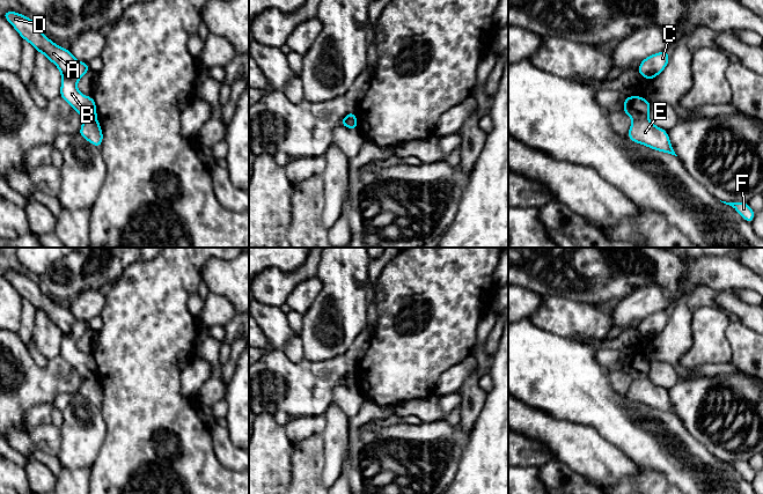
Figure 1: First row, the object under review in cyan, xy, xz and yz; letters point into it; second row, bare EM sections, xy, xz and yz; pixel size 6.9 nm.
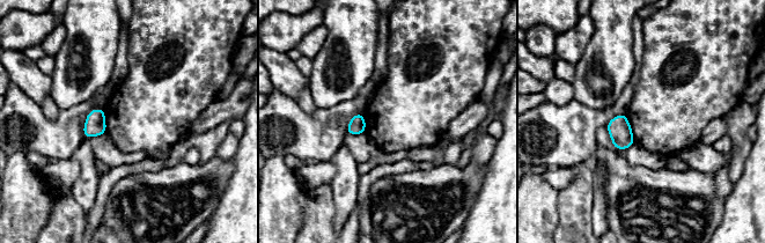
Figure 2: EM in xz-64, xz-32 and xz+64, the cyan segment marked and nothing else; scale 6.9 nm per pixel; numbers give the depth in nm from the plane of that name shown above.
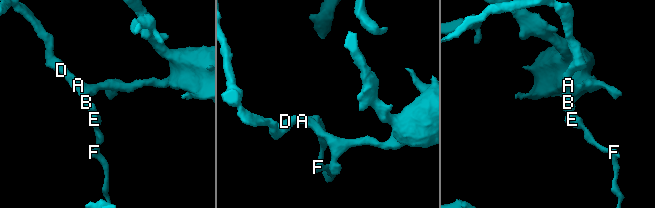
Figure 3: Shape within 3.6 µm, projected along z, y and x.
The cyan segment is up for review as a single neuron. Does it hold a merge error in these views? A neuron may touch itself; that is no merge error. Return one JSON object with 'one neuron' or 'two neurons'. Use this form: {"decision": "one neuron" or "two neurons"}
{"decision": "two neurons"}

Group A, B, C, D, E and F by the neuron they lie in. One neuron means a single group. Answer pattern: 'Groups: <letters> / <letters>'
Groups: A B C D / E F

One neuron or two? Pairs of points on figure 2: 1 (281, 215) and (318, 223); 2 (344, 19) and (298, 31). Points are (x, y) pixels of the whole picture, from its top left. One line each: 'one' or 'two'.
1: two
2: two

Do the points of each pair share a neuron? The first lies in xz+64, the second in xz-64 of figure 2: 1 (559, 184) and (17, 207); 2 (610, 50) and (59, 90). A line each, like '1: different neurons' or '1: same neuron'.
1: different neurons
2: same neuron

